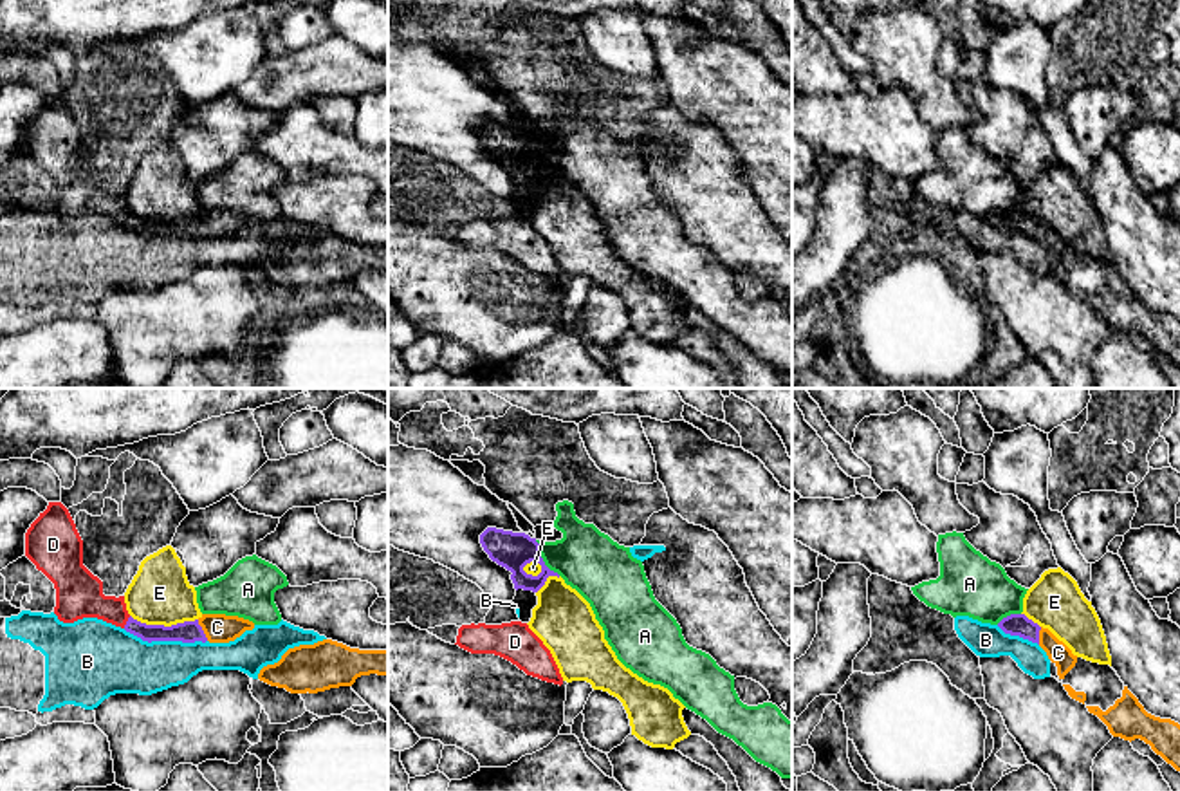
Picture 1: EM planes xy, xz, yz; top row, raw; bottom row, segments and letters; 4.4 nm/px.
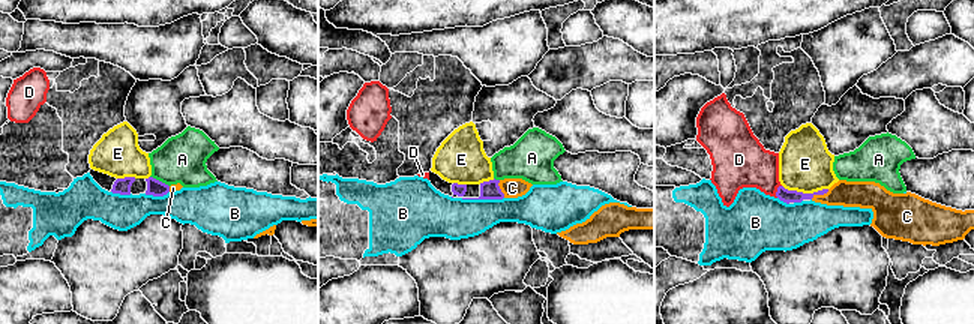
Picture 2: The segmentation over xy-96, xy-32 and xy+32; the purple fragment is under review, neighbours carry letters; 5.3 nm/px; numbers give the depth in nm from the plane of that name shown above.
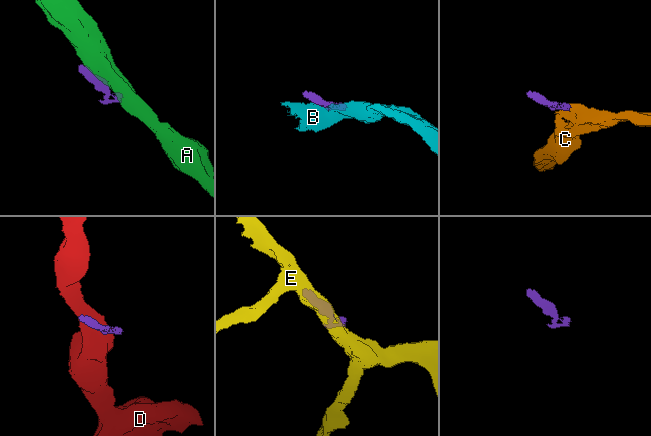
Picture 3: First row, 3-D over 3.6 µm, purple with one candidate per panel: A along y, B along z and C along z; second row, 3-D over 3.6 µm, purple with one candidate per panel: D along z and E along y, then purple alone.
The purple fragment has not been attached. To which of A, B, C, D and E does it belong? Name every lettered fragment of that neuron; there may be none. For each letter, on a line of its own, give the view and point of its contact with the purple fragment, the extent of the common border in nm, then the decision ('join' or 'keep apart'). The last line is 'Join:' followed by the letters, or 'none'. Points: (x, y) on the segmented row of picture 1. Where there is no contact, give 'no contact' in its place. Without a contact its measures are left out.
A: contact xz (542, 560); length 200 nm; keep apart
B: contact xy (165, 640); length 380 nm; keep apart
C: contact xy (202, 631); length 110 nm; join
D: contact xy (127, 622); length 70 nm; keep apart
E: contact xy (163, 625); length 300 nm; keep apart
Join: C

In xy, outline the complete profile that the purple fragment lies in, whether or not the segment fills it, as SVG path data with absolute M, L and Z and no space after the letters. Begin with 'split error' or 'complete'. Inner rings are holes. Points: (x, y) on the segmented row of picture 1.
split error | M202 614L195 621L184 621L171 627L146 625L130 616L124 625L126 632L148 643L152 641L229 643L240 637L245 630L253 628L254 628L253 621L226 614Z

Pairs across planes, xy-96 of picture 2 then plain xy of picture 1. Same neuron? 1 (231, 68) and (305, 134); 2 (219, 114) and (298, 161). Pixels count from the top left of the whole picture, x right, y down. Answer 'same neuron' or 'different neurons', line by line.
1: different neurons
2: same neuron

